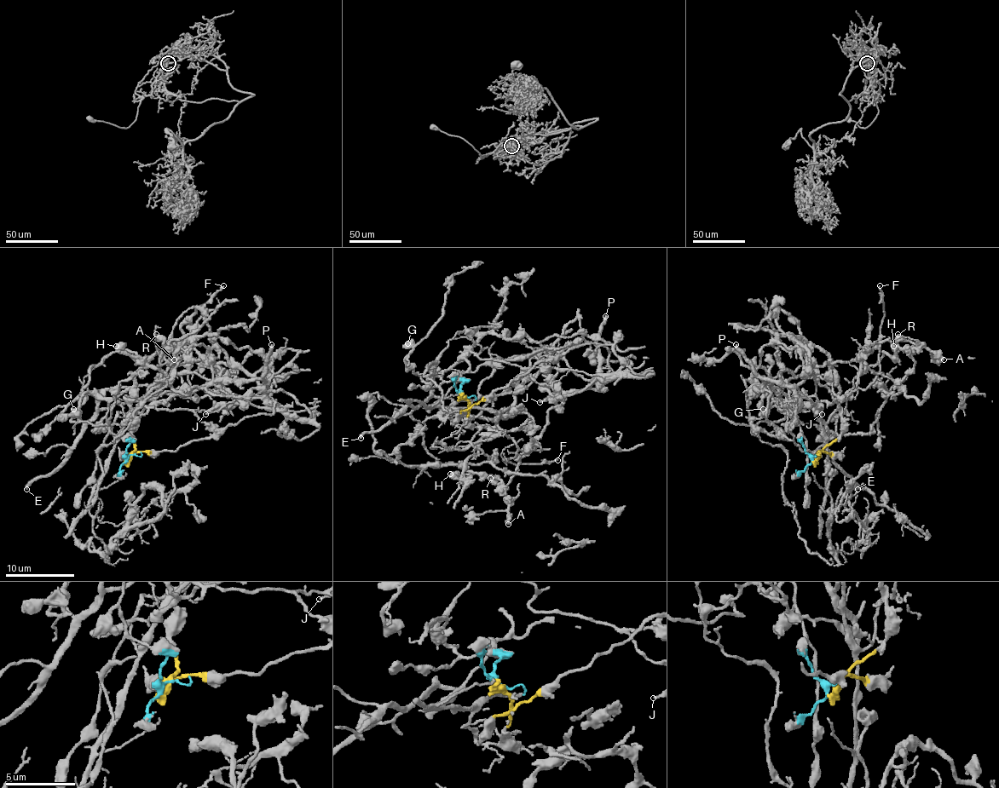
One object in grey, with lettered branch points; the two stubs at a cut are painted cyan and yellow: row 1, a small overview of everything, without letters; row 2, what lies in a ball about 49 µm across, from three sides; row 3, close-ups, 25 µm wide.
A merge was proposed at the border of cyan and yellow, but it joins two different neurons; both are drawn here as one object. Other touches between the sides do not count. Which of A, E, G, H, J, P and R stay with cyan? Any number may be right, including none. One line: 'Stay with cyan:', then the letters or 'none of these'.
Stay with cyan: E, G, H, R

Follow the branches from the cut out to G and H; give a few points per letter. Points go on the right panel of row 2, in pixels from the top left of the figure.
G: (815, 457), (799, 441), (796, 406), (791, 401), (801, 393), (794, 394), (782, 418), (768, 422), (763, 408)
H: (815, 457), (799, 441), (793, 399), (806, 398), (825, 422), (853, 381), (884, 351), (893, 354), (893, 346)

